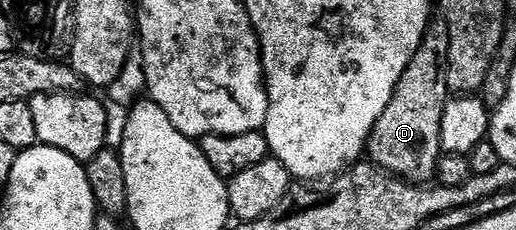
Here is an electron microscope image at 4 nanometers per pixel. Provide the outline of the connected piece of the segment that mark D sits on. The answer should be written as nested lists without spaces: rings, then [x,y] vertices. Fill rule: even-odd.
[[[440,16],[435,17],[420,40],[420,48],[416,48],[416,56],[412,56],[408,68],[404,68],[404,76],[400,76],[400,84],[396,84],[392,92],[392,100],[388,100],[388,108],[384,108],[384,116],[376,120],[370,133],[369,161],[379,166],[381,170],[387,170],[390,174],[403,178],[406,182],[430,184],[435,181],[438,172],[438,161],[444,153],[440,140],[440,124],[448,101],[446,65],[449,47],[448,24]]]

